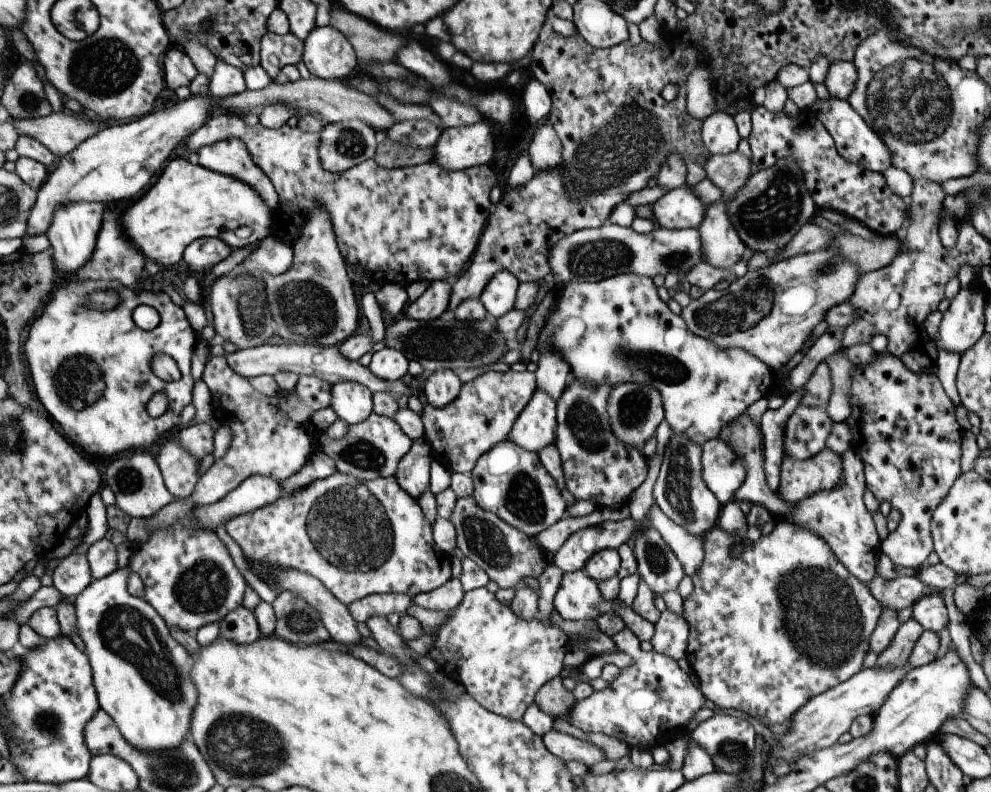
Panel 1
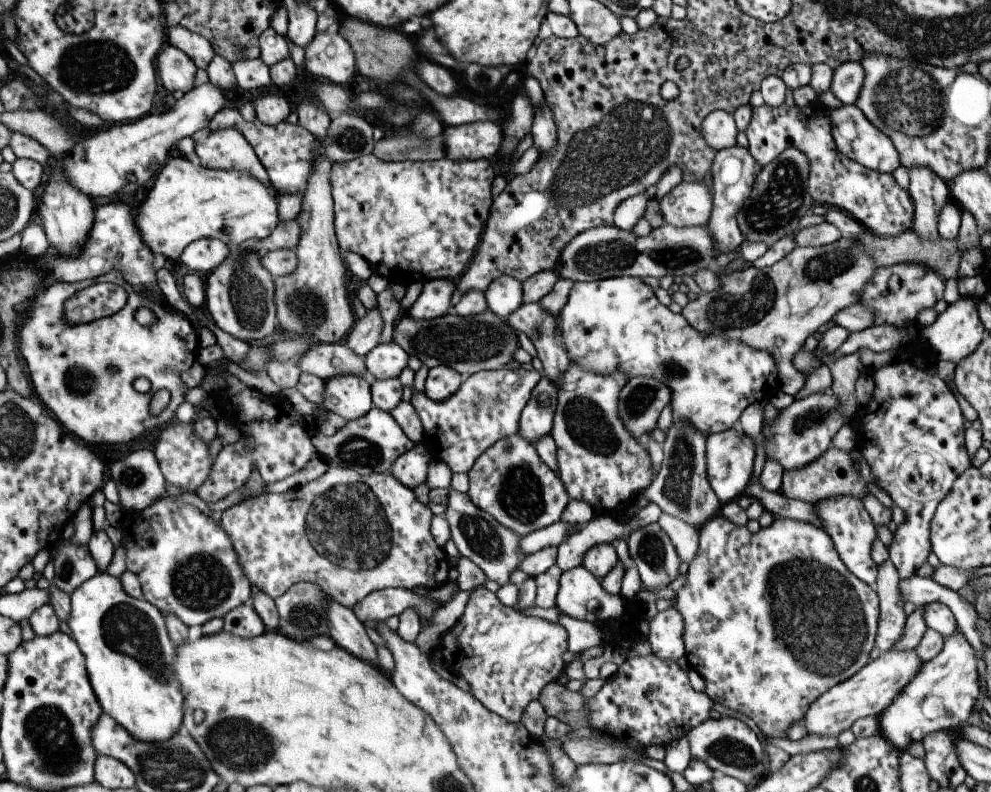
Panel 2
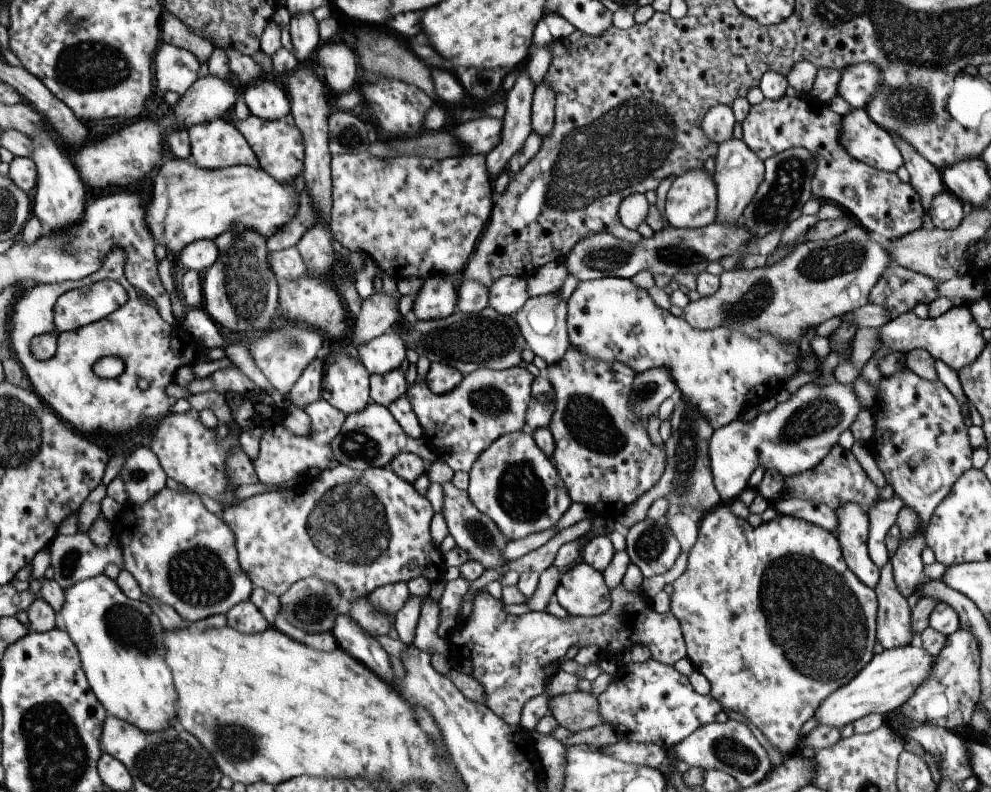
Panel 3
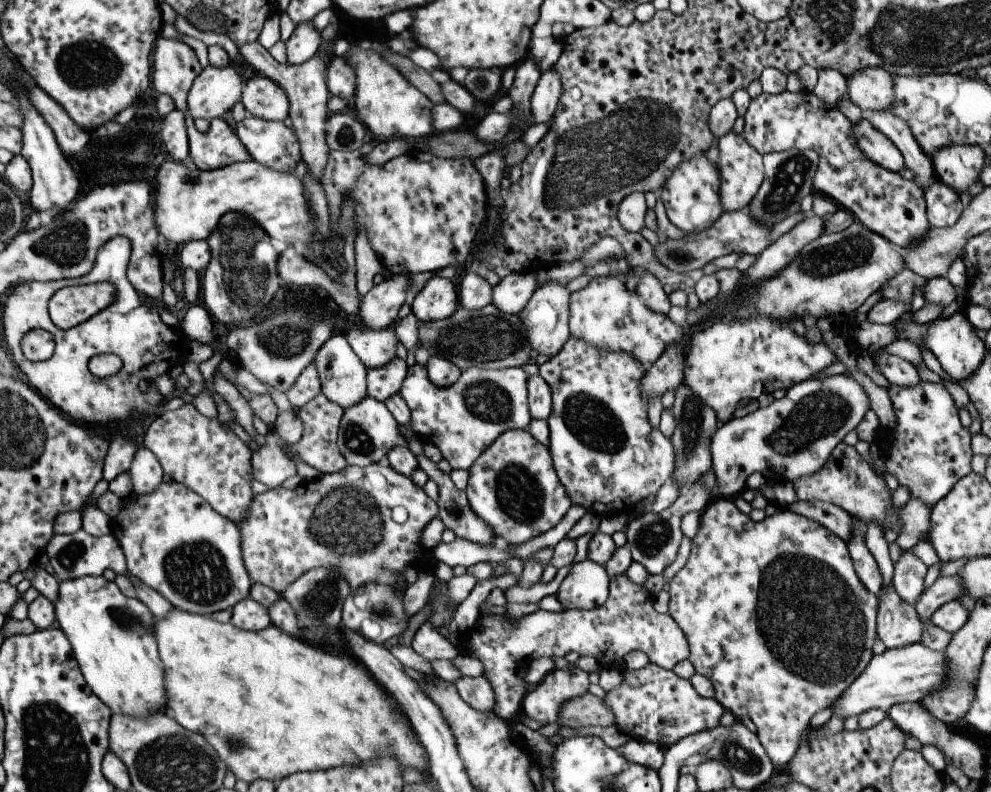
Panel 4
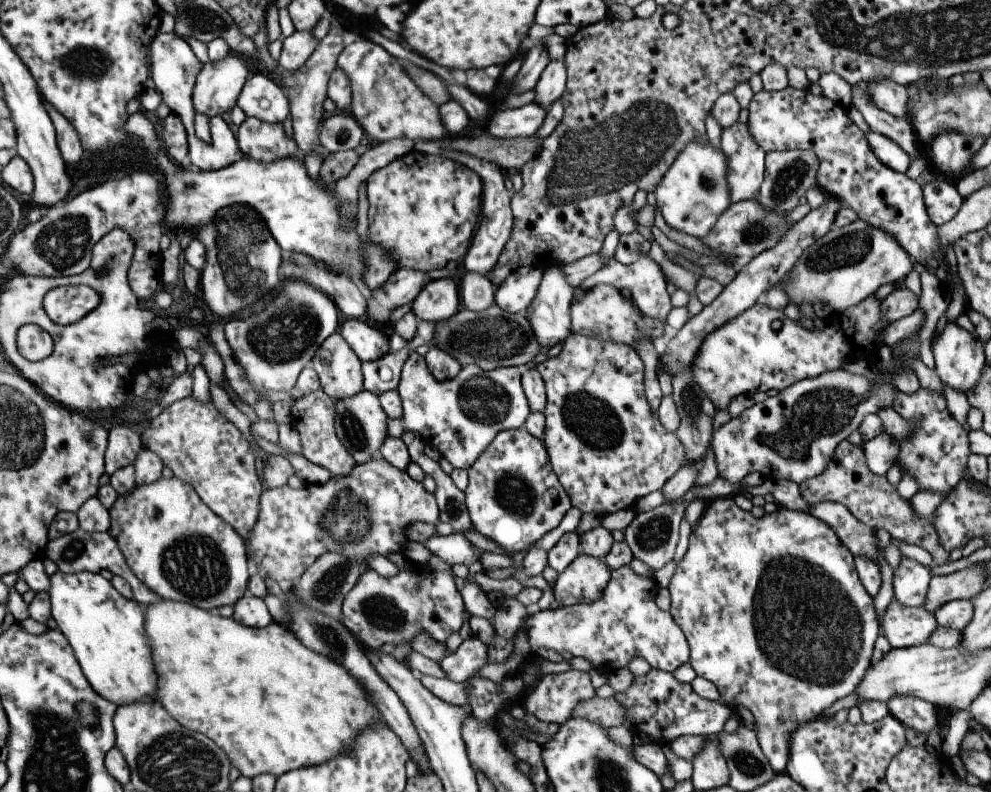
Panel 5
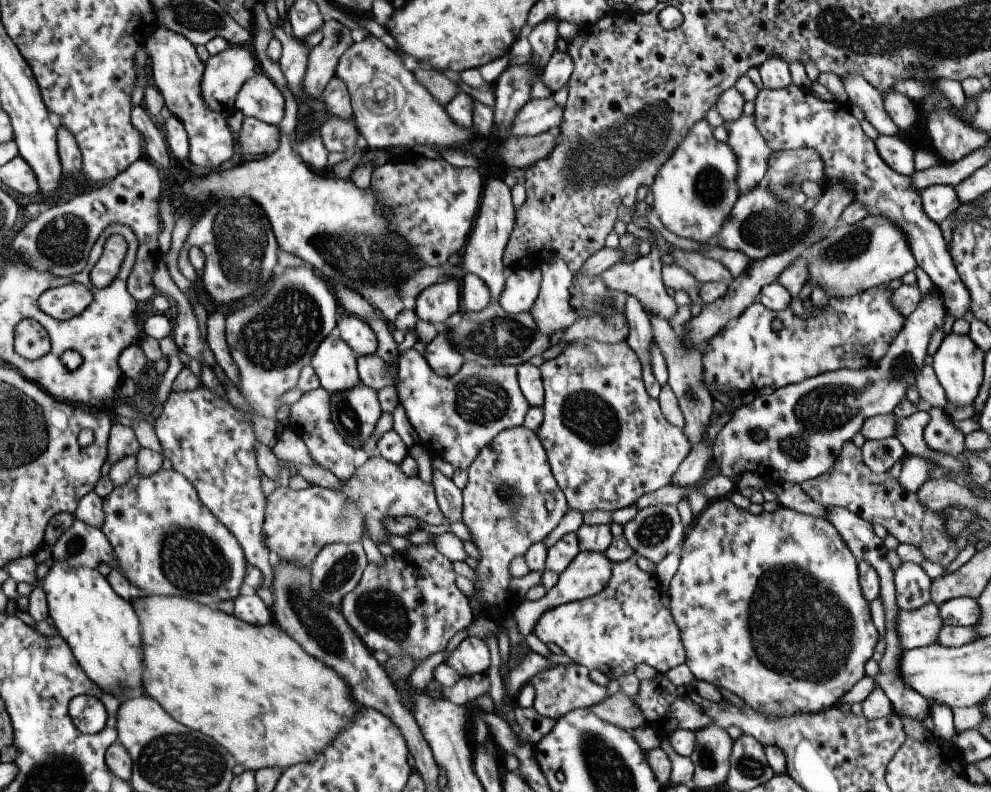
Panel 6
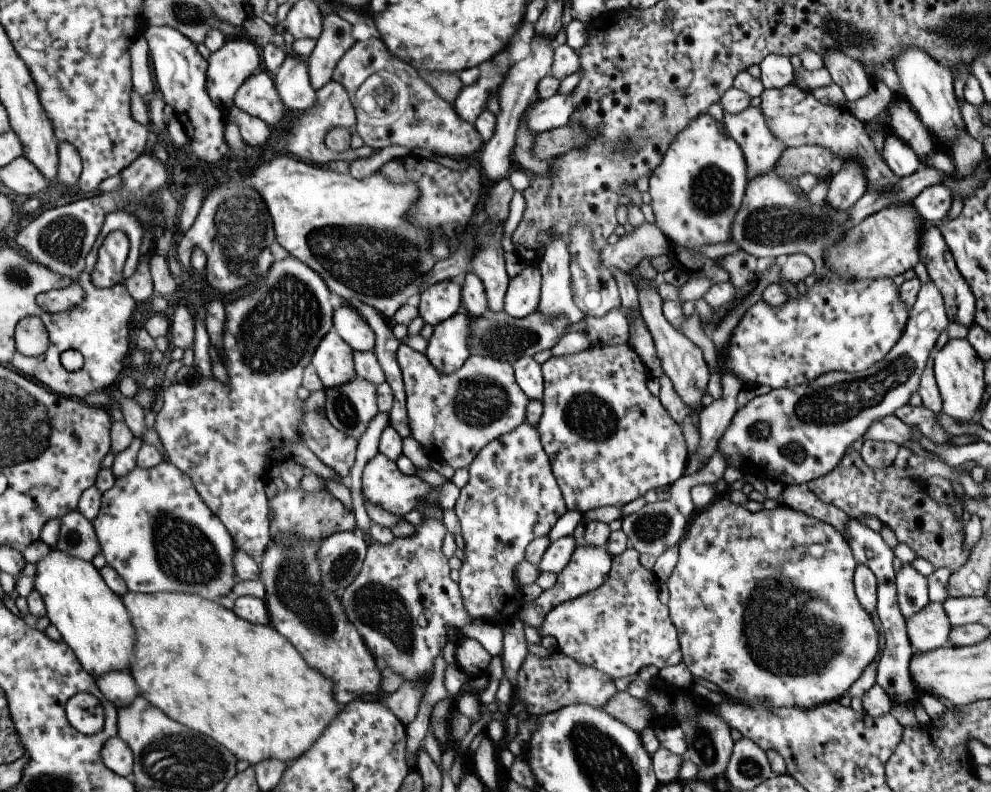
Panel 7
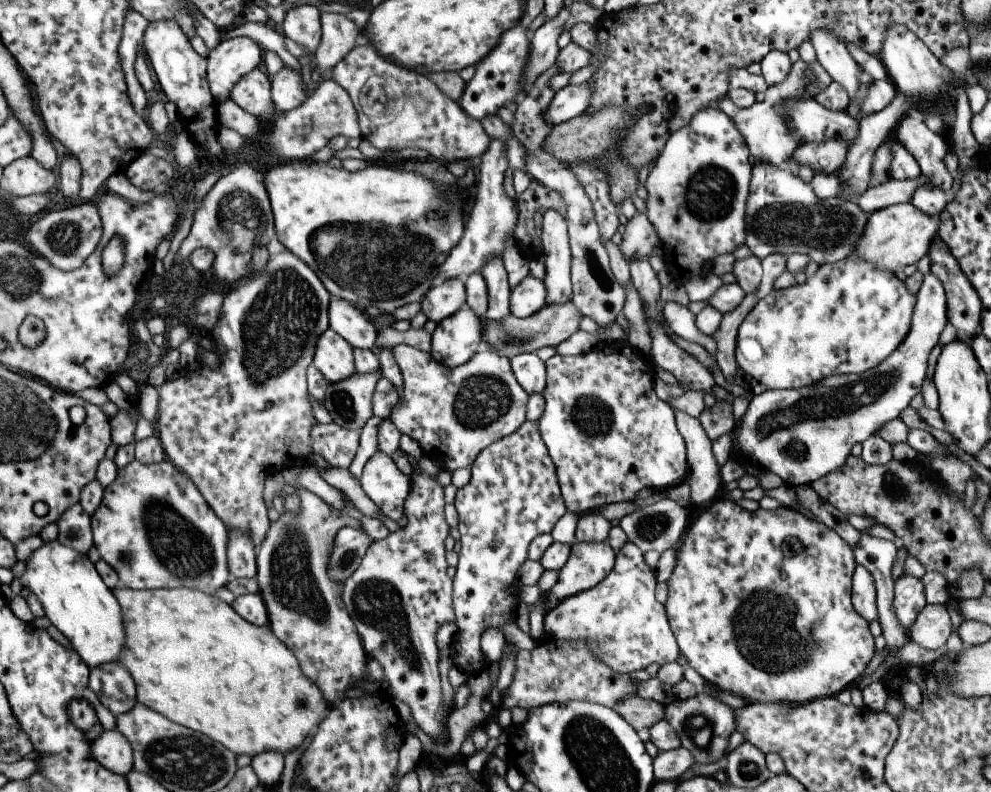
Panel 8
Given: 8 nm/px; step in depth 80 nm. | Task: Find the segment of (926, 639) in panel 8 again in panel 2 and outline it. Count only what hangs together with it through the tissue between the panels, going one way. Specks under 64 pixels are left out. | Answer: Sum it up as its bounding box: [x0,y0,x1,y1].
[873,558,906,654]

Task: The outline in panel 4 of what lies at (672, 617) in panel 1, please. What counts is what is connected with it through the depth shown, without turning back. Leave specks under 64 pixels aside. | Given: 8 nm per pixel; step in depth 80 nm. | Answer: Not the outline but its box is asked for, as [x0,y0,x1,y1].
[455,575,688,723]

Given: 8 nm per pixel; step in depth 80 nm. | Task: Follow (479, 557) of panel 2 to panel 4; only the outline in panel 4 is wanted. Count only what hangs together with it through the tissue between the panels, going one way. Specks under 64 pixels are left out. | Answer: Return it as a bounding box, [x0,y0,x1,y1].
[407,435,495,547]

